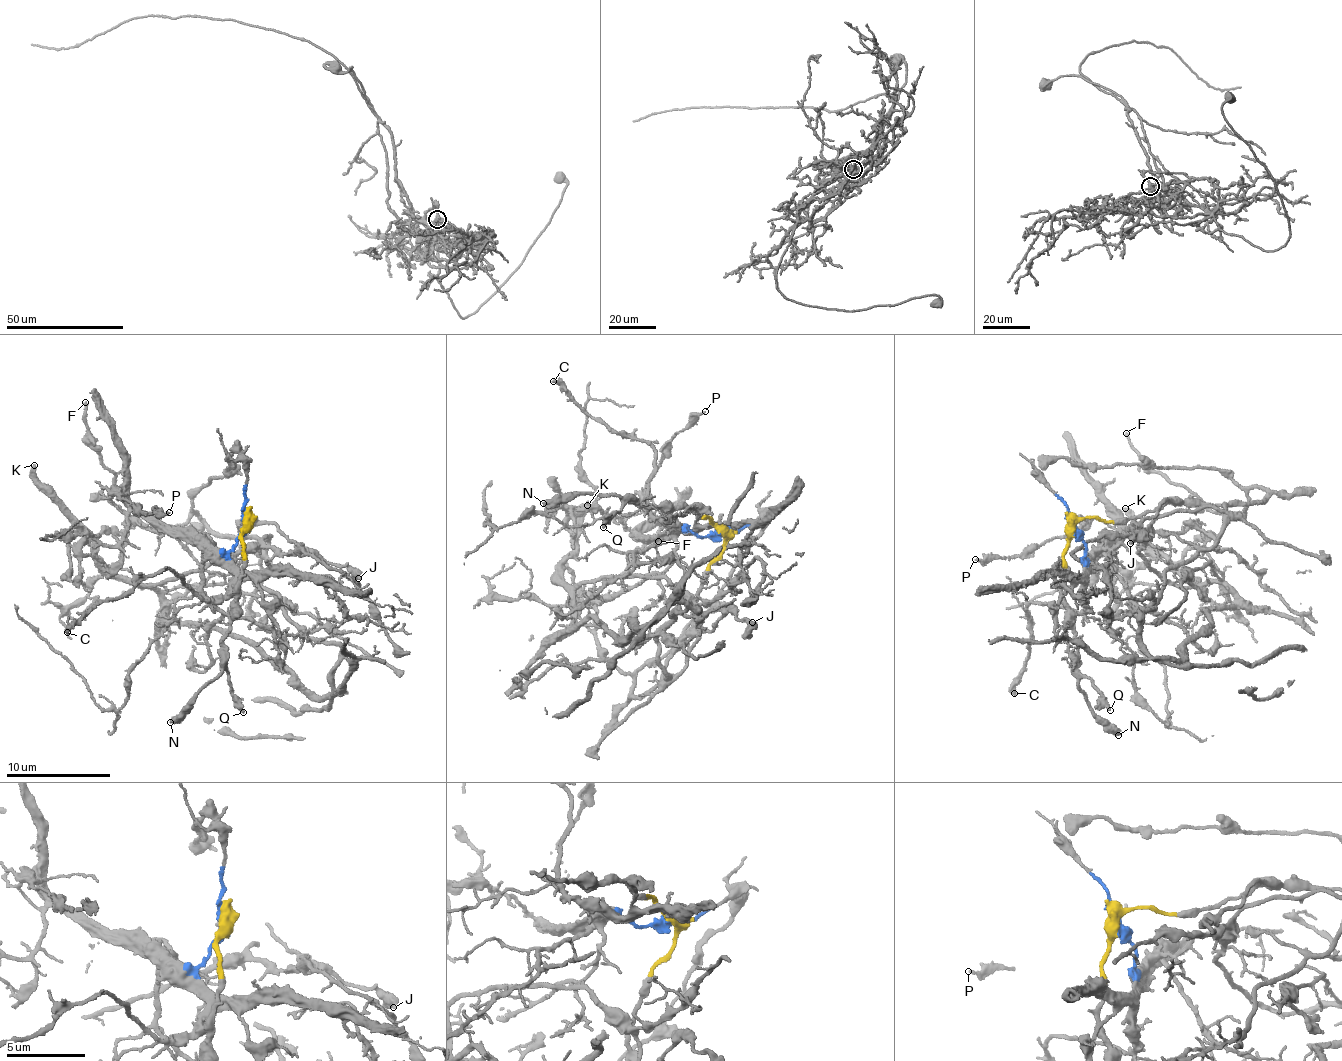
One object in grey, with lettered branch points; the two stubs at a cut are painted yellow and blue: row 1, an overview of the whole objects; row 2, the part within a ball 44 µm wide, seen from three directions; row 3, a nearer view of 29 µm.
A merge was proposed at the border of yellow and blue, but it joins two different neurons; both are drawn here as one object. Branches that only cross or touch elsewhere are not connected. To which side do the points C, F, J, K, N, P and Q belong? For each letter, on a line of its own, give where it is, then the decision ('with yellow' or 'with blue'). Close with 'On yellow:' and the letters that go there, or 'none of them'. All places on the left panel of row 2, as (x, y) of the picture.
C: place (67, 632); with blue
F: place (85, 402); with yellow
J: place (358, 578); with yellow
K: place (34, 465); with blue
N: place (170, 722); with yellow
P: place (169, 512); with blue
Q: place (243, 712); with yellow
On yellow: F, J, N, Q

